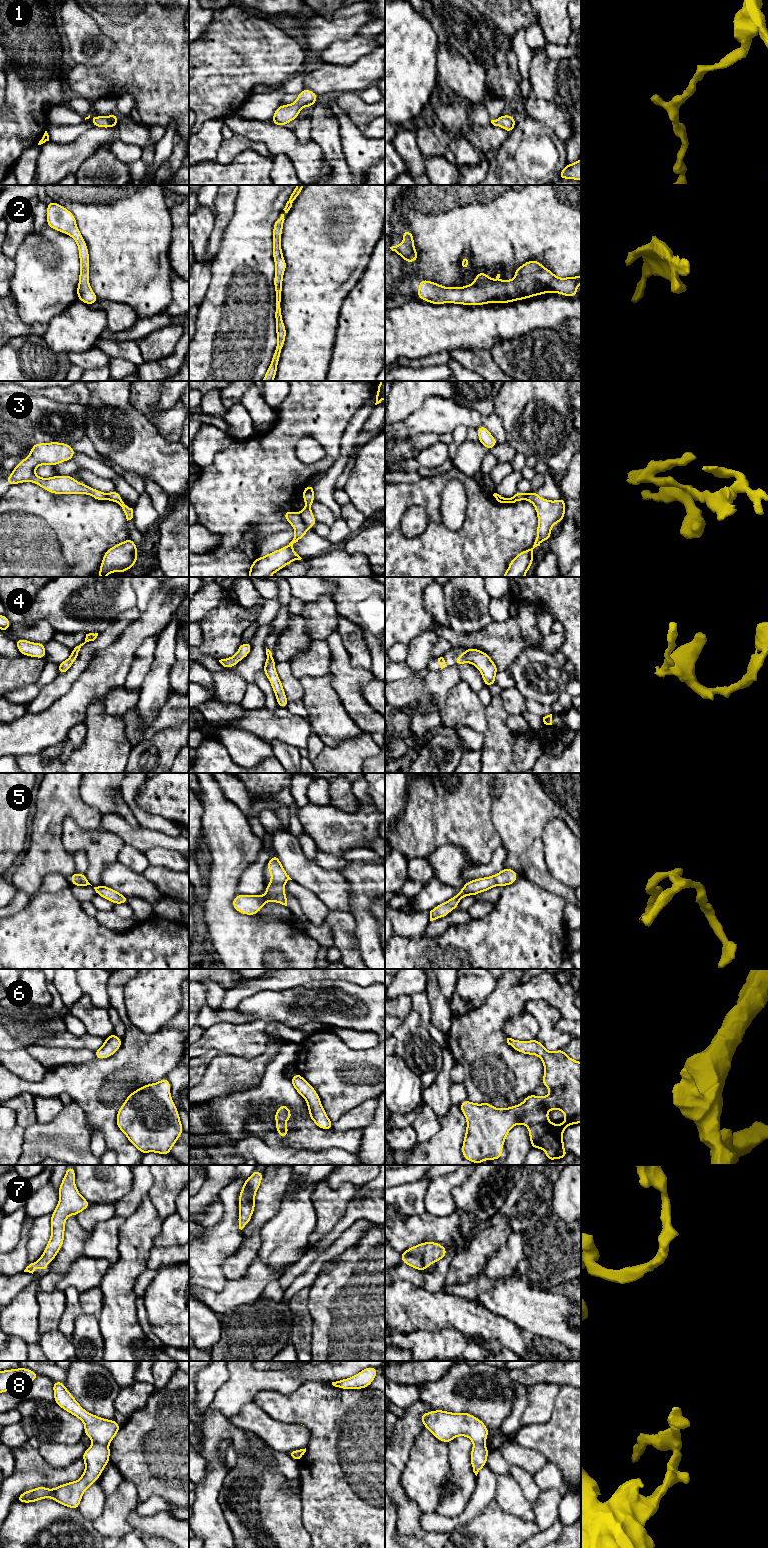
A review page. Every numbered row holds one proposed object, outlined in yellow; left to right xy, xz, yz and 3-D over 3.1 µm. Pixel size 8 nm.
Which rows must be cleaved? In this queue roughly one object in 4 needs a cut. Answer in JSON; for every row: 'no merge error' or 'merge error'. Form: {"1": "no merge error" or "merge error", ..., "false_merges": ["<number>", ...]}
{"1": "no merge error", "2": "no merge error", "3": "no merge error", "4": "no merge error", "5": "no merge error", "6": "no merge error", "7": "no merge error", "8": "merge error", "false_merges": ["8"]}

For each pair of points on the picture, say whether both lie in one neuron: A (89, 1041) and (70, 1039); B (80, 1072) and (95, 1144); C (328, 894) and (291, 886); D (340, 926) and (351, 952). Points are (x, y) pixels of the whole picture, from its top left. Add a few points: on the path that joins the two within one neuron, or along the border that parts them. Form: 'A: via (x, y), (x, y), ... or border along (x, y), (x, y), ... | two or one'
A: via (84, 1041), (75, 1041) | one
B: border along (92, 1131), (98, 1130), (102, 1134), (107, 1148) | two
C: border along (292, 879), (312, 891), (326, 905) | two
D: via (343, 932), (347, 946) | one

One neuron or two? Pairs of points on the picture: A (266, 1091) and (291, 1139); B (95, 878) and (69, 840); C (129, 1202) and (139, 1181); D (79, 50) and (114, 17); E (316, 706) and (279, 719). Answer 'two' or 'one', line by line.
A: one
B: one
C: one
D: two
E: two

